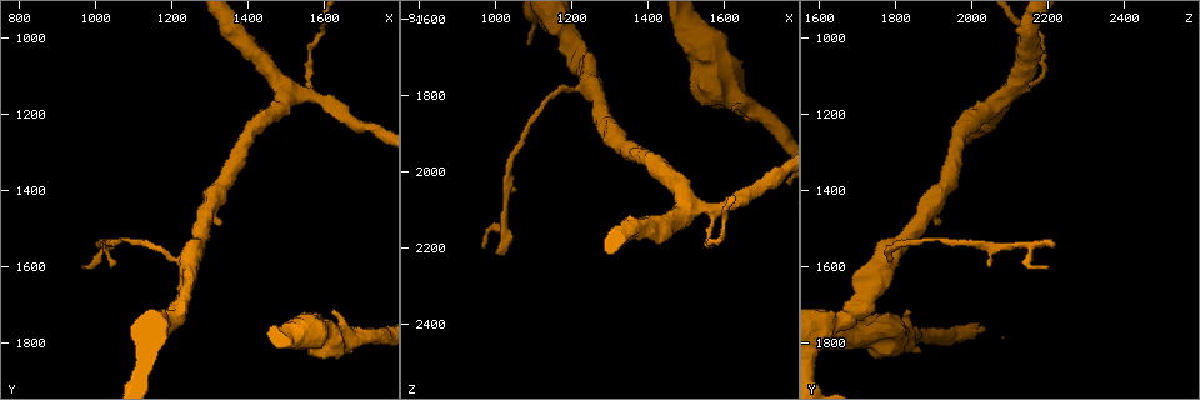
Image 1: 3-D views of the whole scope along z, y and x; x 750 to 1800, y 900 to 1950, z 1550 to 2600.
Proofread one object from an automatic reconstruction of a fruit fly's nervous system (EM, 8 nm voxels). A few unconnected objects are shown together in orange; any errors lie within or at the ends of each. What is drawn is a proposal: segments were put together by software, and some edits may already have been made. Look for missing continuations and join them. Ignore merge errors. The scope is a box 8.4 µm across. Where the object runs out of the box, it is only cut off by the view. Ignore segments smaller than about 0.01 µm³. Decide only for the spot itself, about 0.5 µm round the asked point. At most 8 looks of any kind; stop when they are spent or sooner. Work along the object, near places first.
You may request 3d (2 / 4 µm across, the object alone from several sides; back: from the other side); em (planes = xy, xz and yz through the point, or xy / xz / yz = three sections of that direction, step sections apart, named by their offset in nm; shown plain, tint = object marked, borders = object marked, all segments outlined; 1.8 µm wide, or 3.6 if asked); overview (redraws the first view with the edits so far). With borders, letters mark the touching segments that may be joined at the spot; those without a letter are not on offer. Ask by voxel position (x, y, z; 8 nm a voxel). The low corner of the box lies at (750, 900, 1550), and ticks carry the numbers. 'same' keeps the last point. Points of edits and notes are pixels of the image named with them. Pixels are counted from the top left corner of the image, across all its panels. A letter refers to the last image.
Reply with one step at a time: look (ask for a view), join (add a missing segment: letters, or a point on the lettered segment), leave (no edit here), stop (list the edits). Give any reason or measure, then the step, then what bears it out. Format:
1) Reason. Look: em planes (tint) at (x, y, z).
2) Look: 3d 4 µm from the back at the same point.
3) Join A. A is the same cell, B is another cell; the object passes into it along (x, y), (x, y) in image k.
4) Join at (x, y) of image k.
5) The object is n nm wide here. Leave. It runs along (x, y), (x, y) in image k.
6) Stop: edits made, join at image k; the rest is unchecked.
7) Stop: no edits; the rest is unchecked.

Tapers out. Look: em planes (tint) at (1010, 1550, 2220).

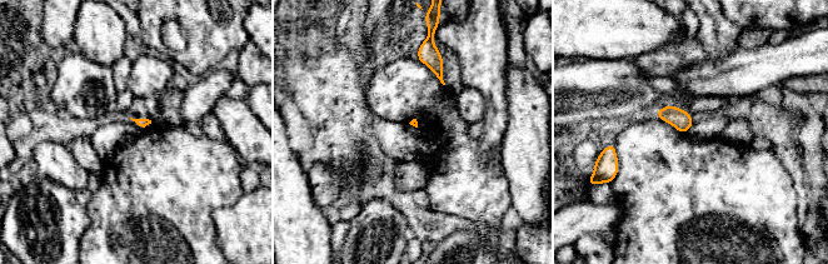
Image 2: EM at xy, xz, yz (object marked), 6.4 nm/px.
Look: em planes (borders) at the same point.

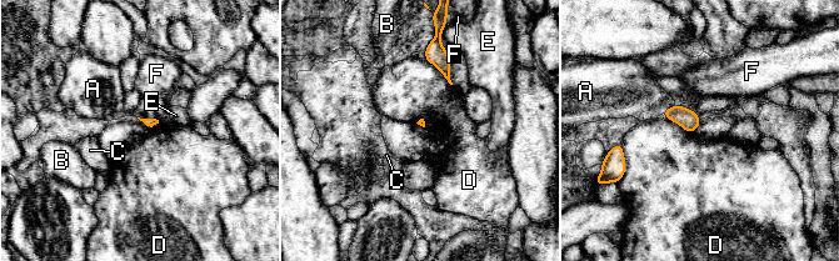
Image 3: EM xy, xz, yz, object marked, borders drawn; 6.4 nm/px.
The longest contact is with D, 260 nm. Leave. A, B, C, D, E and F are other cells; a border runs along (424, 58), (452, 85) in image 3; none of them fits.

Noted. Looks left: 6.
Four-way junction. Look: 3d 4 µm at (1515, 1150, 2095).

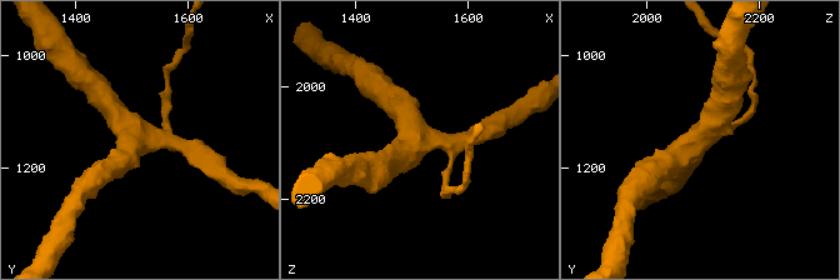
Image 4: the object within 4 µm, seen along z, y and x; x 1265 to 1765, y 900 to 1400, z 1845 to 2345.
Look: em 3.6 µm planes (plain) at (1510, 1145, 2095).

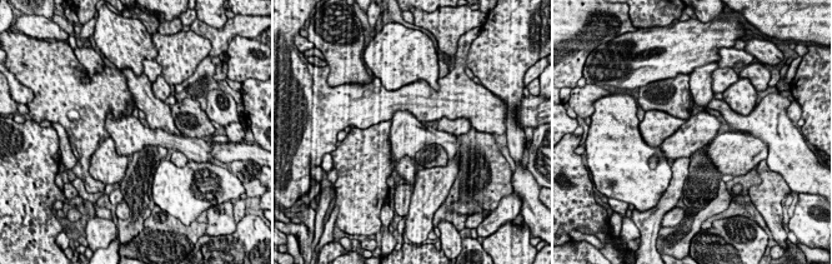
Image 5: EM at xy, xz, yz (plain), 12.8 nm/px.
Look: em 3.6 µm planes (borders) at the same point.

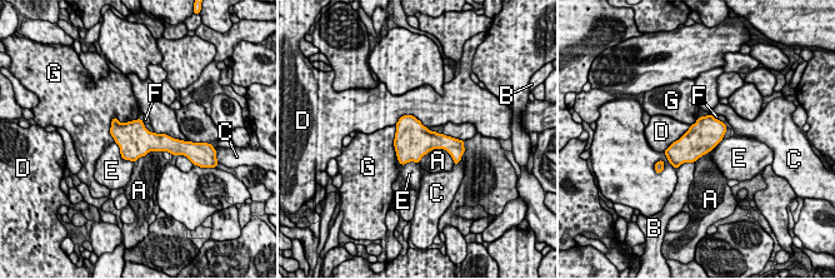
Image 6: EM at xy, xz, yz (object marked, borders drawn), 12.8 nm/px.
Leave. A, B, C, D, E, F and G are other cells; none of them fits.

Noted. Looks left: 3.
Thick end. Look: 3d 4 µm at (1620, 1715, 1840).

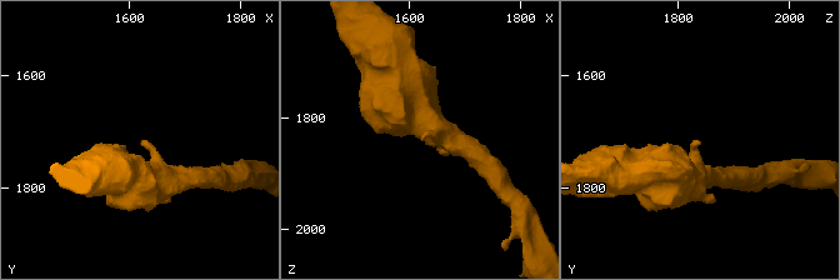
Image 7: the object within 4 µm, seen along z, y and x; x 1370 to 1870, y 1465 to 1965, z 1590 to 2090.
Need the tissue. Look: em planes (borders) at (1620, 1720, 1840).

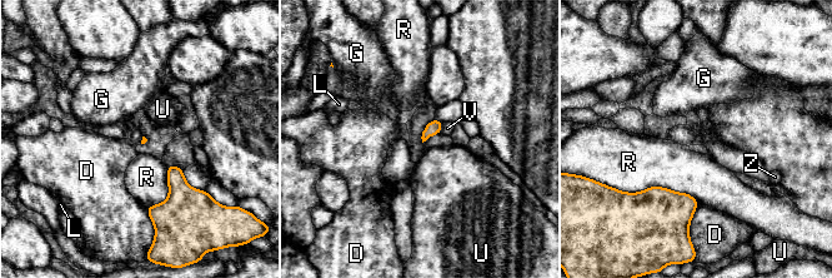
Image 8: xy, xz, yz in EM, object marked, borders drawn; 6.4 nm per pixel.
The longest contact is with R, 440 nm. Leave. D, G, L, R, U, V and Z are other cells; a border runs along (631, 192), (666, 187), (698, 202) in image 8; no lettered segment goes on from it.

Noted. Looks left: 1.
Stop: no edits; the rest is unchecked.

